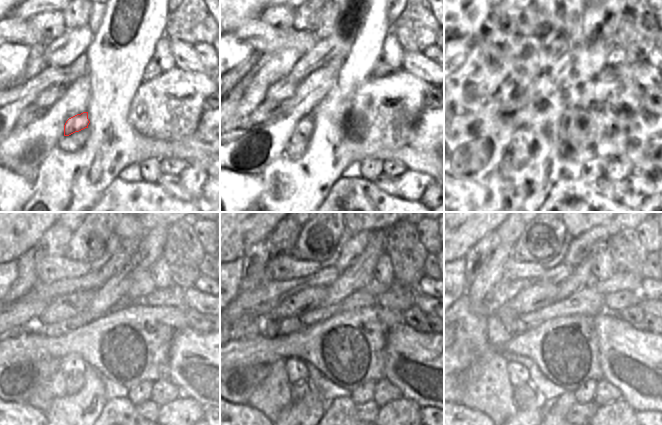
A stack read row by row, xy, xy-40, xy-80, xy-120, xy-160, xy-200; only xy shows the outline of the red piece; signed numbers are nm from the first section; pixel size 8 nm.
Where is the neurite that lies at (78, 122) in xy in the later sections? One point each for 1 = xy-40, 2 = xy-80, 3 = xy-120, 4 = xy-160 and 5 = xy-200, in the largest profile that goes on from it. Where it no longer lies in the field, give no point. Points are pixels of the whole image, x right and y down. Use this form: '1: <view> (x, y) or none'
1: xy-40 (304, 127)
2: xy-80 (521, 135)
3: xy-120 (71, 365)
4: xy-160 (296, 369)
5: xy-200 (518, 374)

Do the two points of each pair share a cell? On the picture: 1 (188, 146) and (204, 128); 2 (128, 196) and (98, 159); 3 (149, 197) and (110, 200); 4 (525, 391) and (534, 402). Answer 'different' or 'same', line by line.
1: different
2: different
3: same
4: same

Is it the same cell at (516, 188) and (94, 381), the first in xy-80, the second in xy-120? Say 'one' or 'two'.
one

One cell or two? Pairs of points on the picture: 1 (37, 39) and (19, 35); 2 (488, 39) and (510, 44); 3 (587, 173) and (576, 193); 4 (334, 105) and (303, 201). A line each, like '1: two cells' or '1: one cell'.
1: one cell
2: one cell
3: two cells
4: one cell

